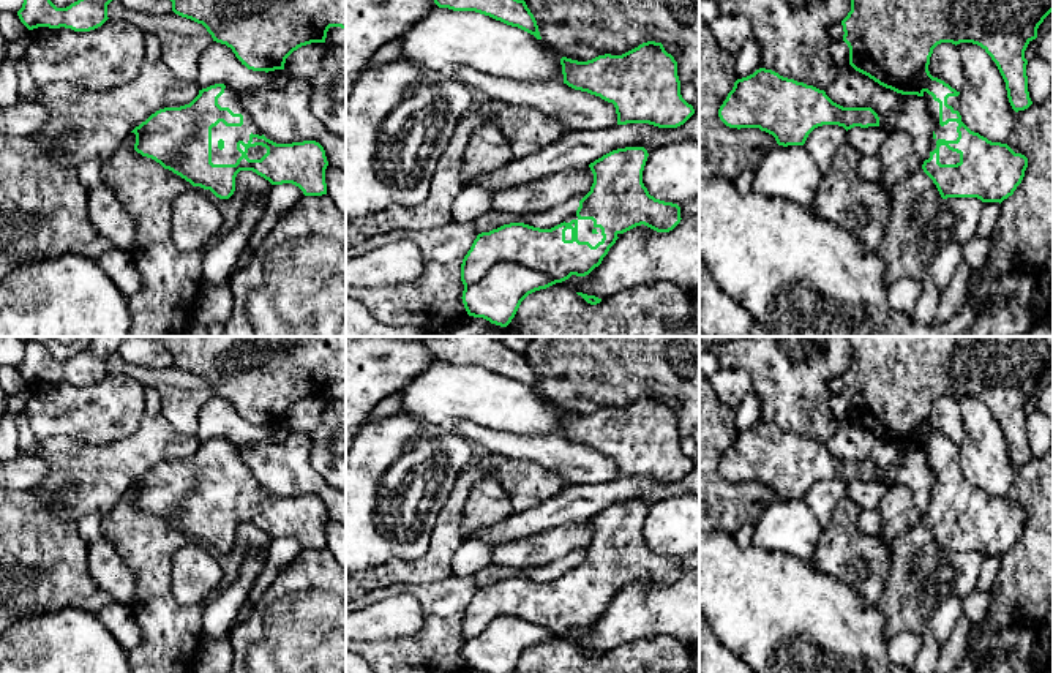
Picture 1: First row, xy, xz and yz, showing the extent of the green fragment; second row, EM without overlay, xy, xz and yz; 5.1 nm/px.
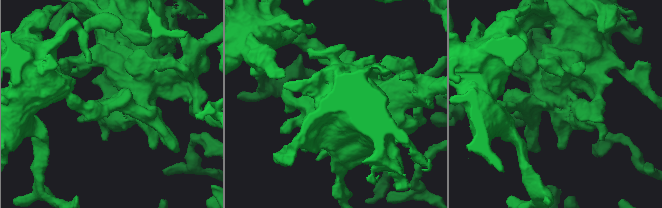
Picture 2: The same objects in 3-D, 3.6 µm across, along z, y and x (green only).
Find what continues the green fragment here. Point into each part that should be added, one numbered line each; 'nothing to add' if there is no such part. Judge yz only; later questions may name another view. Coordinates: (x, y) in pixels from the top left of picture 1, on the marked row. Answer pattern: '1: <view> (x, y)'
1: yz (948, 131)

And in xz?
1: xz (584, 226)

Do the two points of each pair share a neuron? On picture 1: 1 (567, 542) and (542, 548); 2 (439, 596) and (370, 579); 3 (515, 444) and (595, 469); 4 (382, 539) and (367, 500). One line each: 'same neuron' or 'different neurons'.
1: same neuron
2: different neurons
3: same neuron
4: same neuron

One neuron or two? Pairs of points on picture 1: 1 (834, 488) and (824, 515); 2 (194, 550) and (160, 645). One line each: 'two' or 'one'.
1: one
2: two

